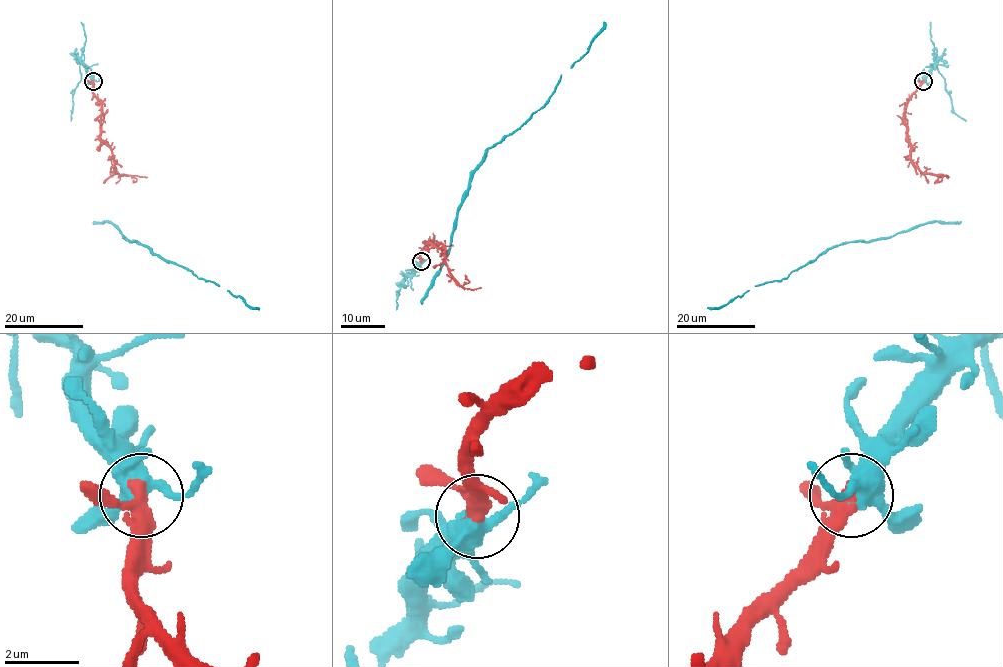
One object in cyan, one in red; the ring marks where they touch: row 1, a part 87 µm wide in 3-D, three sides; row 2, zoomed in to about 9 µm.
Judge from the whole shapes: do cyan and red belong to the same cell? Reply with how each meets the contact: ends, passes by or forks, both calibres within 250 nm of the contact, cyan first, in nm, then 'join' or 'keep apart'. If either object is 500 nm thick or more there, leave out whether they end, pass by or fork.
cyan forks | red passes by | 360/360 nm | join

